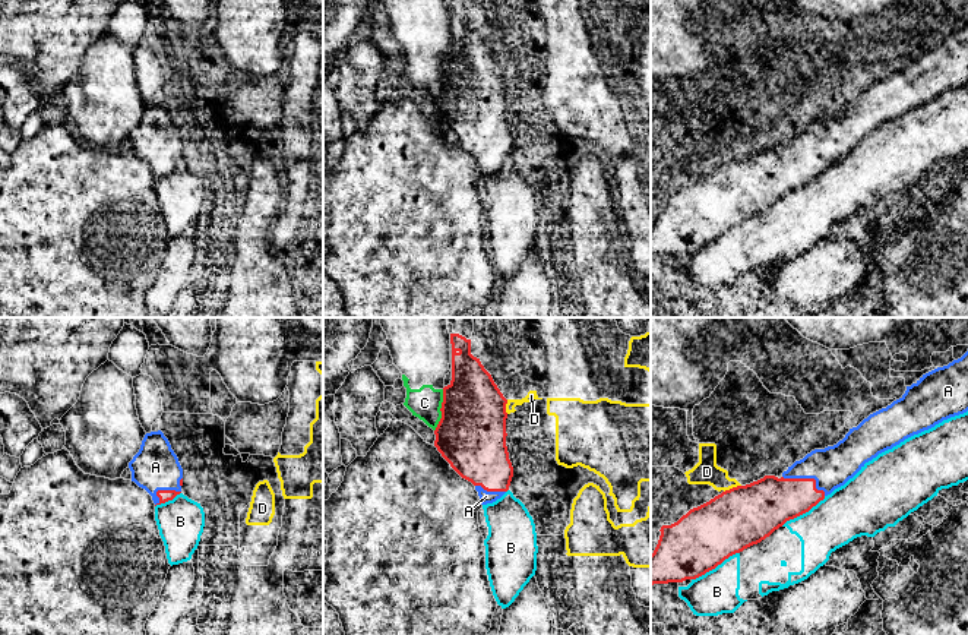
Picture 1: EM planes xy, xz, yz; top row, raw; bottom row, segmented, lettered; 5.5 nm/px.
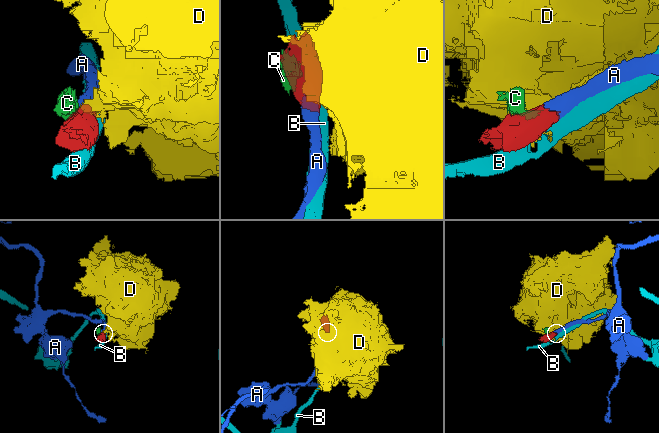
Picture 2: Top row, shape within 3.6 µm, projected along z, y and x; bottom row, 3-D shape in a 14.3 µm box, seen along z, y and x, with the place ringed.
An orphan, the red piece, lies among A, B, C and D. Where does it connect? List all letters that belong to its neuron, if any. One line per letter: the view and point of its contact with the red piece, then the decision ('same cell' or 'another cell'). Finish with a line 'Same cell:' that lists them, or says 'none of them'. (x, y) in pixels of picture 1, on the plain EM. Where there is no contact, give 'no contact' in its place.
A: contact yz (807, 151); same cell
B: contact yz (715, 239); another cell
C: contact xz (440, 82); another cell
D: contact yz (731, 161); another cell
Same cell: A

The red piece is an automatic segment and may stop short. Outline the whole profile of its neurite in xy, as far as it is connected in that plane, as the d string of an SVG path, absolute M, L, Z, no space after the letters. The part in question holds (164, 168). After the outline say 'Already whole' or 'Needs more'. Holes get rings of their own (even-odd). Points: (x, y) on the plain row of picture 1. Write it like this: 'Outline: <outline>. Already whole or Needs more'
Outline: M161 102L145 107L129 140L132 154L152 168L155 179L181 165L183 140Z. Needs more

